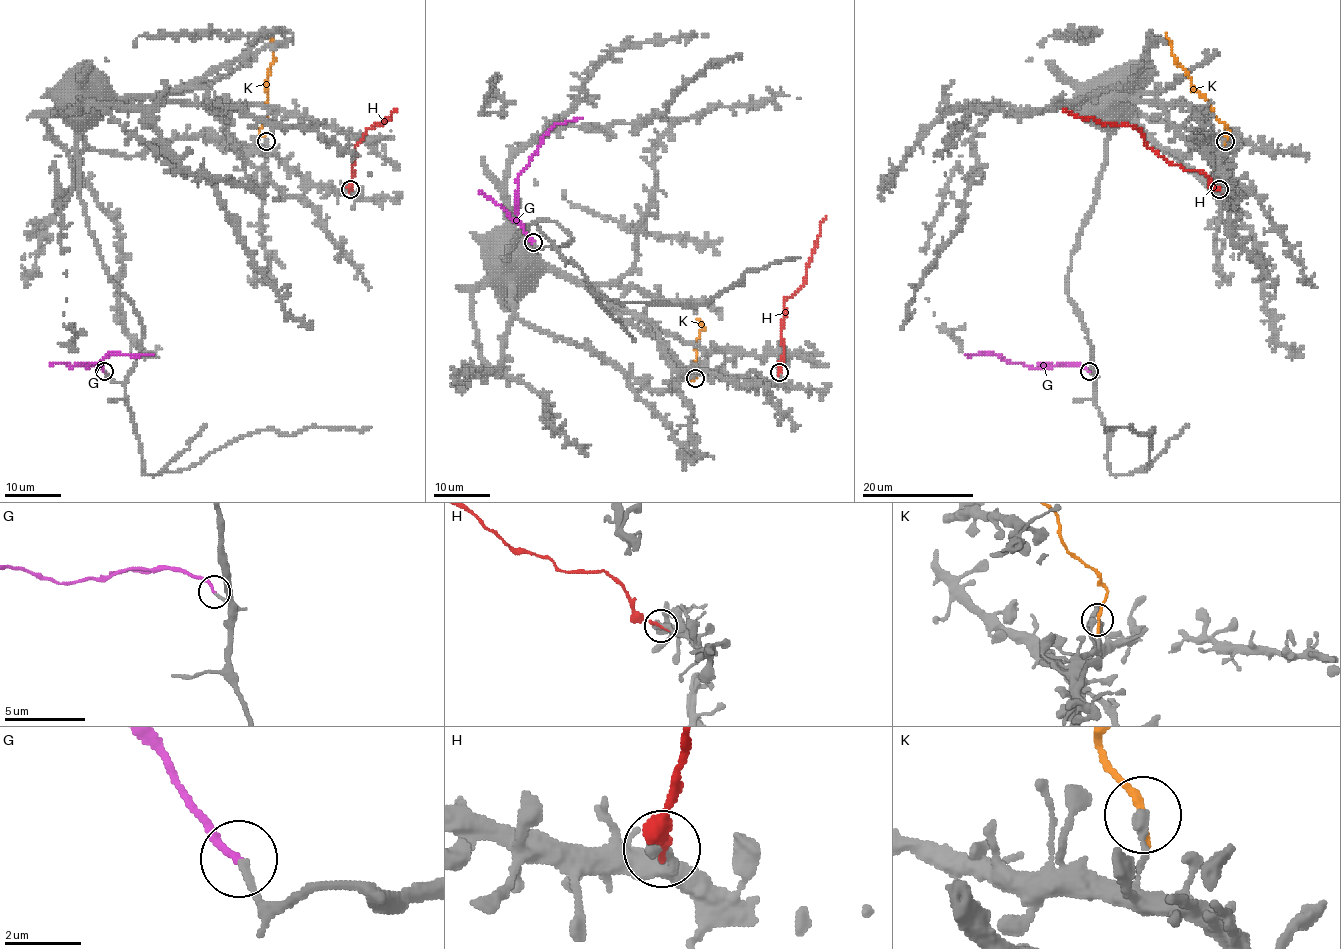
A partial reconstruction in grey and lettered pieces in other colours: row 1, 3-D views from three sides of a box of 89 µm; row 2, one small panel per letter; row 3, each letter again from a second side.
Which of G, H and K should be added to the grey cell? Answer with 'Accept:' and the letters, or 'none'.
Accept: G

